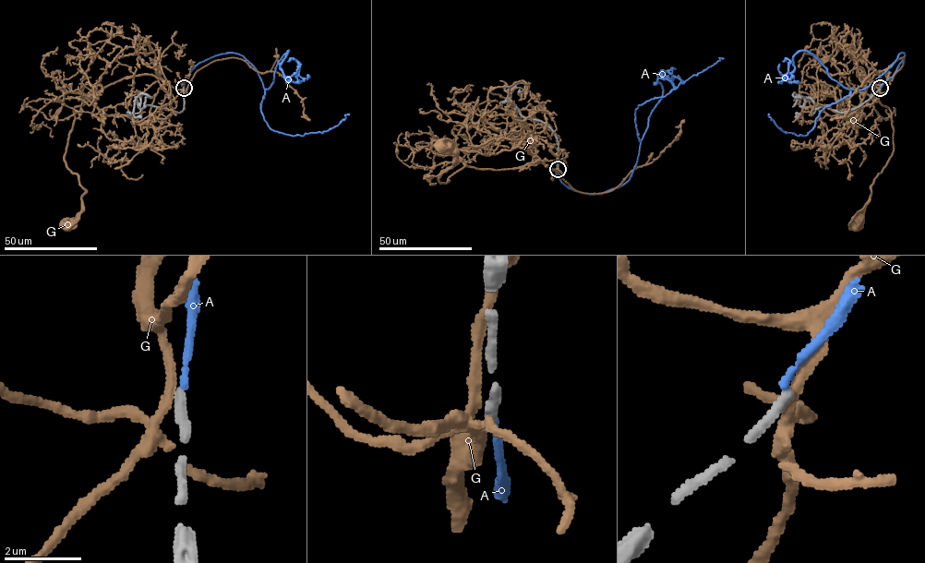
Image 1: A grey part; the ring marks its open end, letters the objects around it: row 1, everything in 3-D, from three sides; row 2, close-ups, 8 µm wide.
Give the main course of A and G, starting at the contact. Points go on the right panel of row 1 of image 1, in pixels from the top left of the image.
A: (880, 88), (904, 53), (865, 89), (851, 89), (826, 106), (805, 136), (785, 132), (768, 114)
G: (880, 89), (869, 77), (880, 77), (876, 98), (891, 114), (893, 152), (875, 178), (864, 217), (857, 225)

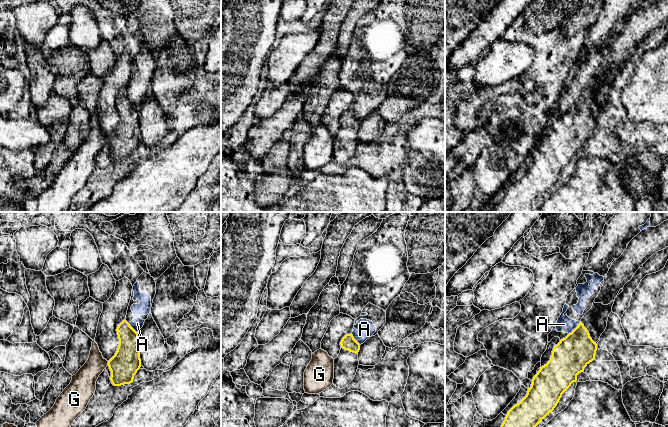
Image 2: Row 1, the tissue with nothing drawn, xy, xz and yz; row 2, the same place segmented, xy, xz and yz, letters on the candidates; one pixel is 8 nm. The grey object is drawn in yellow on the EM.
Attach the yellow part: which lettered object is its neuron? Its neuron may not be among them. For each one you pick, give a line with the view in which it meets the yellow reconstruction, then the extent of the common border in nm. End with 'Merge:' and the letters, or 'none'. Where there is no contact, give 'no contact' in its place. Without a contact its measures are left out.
Merge: none

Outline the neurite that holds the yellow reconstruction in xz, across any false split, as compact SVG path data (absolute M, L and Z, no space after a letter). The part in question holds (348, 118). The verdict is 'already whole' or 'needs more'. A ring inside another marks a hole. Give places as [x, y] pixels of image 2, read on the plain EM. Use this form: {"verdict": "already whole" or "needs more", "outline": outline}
{"verdict": "needs more", "outline": "M346 110L342 114L340 121L340 129L334 135L333 160L343 165L356 151L359 141L358 128L360 126L360 120L354 115L352 110Z"}

